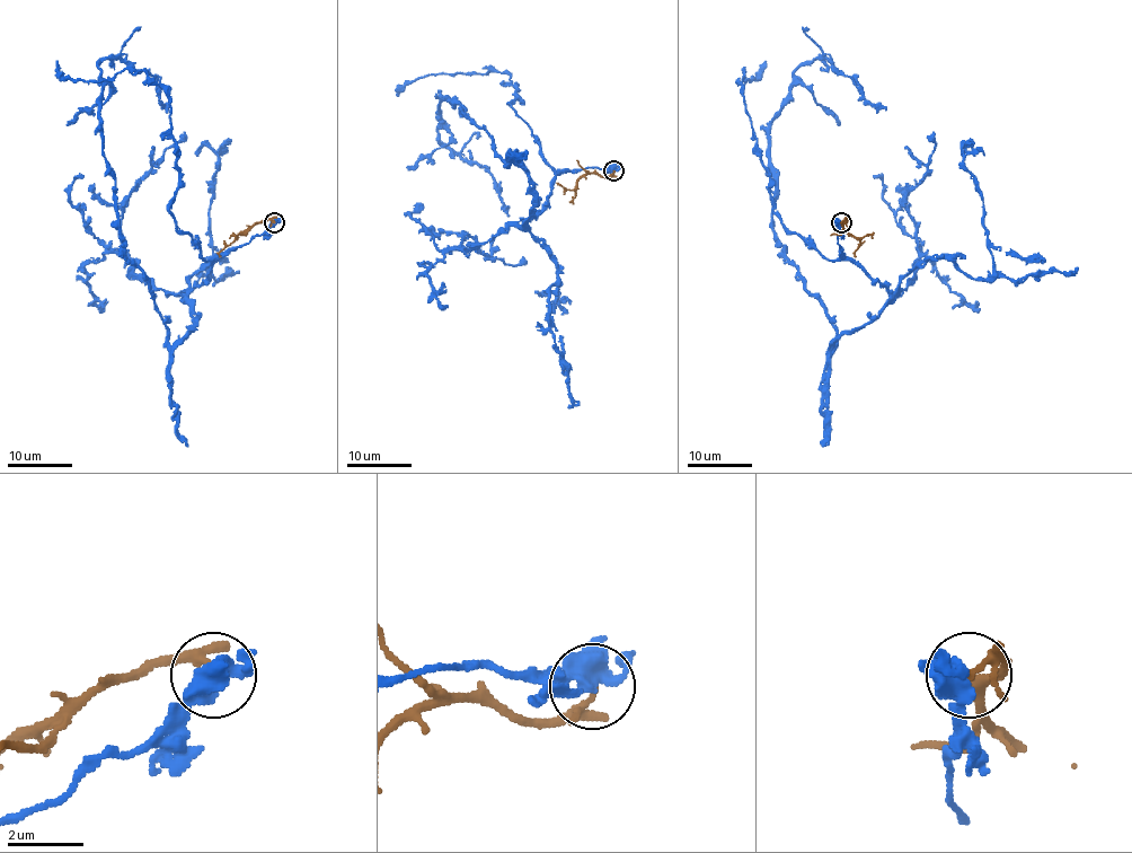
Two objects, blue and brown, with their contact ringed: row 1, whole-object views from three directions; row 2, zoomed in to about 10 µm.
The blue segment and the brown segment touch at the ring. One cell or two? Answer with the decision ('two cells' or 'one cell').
two cells

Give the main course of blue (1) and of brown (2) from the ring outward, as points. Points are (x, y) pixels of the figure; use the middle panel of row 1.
1: (613, 169), (558, 173), (528, 219), (529, 176), (442, 98), (439, 139), (487, 172), (509, 217)
2: (613, 172), (609, 176), (587, 173), (569, 191), (560, 185)

